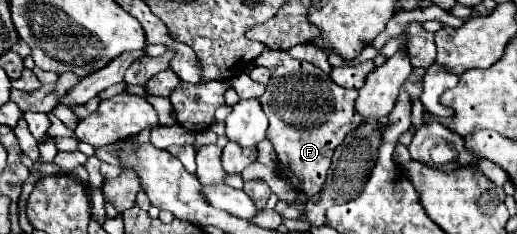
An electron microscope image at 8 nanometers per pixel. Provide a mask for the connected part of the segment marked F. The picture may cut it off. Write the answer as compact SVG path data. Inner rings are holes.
M264 50L254 64L270 70L270 82L266 92L260 96L260 104L270 120L266 138L272 140L280 174L300 192L314 196L320 192L326 172L330 168L330 158L334 148L344 140L344 136L362 124L362 116L354 110L356 90L346 90L336 86L322 70L308 62L294 60L280 50Z

